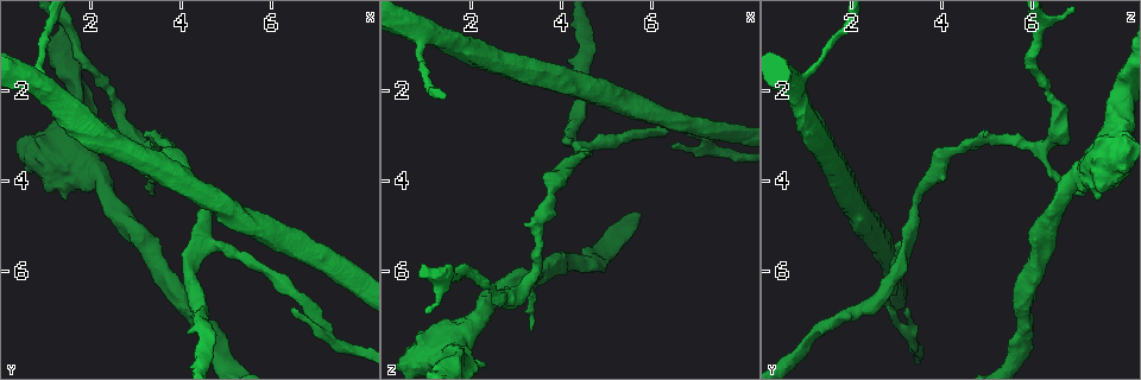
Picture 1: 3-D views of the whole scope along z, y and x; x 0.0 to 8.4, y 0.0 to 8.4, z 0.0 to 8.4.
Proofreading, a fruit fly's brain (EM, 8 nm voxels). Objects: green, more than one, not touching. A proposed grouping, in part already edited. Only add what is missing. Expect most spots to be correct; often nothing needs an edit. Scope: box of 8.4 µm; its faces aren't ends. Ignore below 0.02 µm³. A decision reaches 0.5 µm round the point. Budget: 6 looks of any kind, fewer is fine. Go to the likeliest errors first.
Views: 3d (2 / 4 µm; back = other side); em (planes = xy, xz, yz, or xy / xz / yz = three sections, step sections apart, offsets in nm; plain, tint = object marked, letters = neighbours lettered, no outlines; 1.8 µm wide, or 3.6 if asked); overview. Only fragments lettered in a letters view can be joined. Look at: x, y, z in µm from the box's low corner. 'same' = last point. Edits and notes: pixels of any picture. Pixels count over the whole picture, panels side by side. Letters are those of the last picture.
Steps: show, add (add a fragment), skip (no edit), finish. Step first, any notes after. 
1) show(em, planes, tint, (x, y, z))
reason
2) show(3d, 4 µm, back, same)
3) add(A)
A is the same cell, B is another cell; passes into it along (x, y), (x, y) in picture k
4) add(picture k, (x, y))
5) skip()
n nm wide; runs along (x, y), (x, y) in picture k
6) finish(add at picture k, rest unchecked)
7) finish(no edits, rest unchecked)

show(em, planes, plain, (6.45, 6.80, 3.25))
tapers out

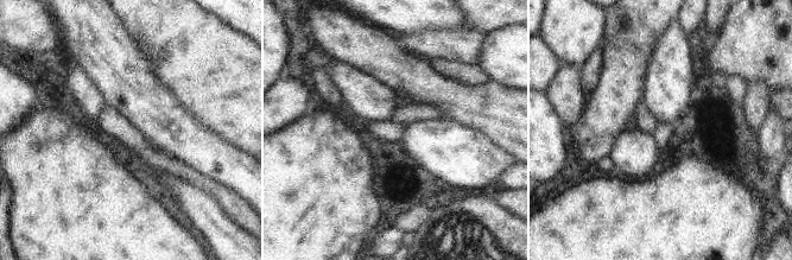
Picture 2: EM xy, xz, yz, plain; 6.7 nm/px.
show(em, planes, letters, same)

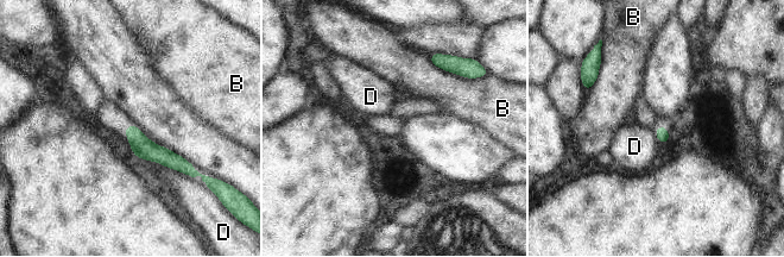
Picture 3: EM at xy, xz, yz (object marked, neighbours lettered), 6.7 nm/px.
skip()
90 nm wide; B and D are other cells; border along (147, 160), (159, 162), (191, 177) in picture 3; none of them fits

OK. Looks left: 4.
show(3d, 4 µm, (0.90, 1.80, 0.95))
thin arm on a thick one

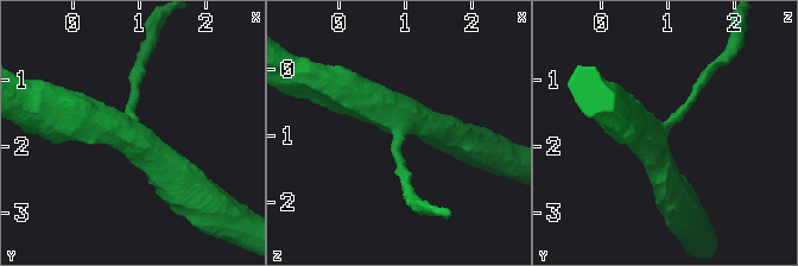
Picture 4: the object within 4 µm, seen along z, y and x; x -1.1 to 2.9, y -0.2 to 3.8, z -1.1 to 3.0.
show(em, 3.6 µm, xz, step 8, plain, (0.90, 1.75, 0.85))
3 arms

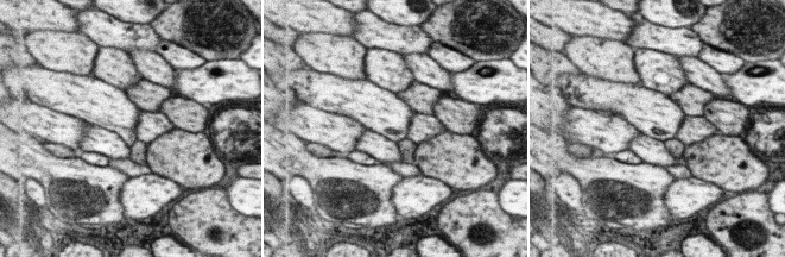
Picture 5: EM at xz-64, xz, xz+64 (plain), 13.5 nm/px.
show(em, 3.6 µm, xz, step 8, letters, same)
what lies round it

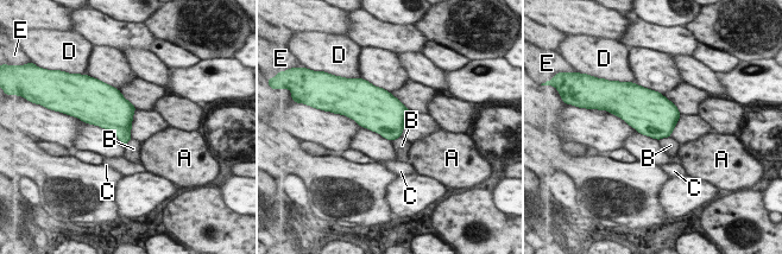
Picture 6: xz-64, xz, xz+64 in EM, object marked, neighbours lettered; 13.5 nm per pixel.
skip()
A, B, C, D and E are other cells; border along (669, 135), (660, 140) in picture 6; none of them fits

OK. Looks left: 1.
show(em, planes, letters, (3.80, 3.40, 4.10))
calibre changes

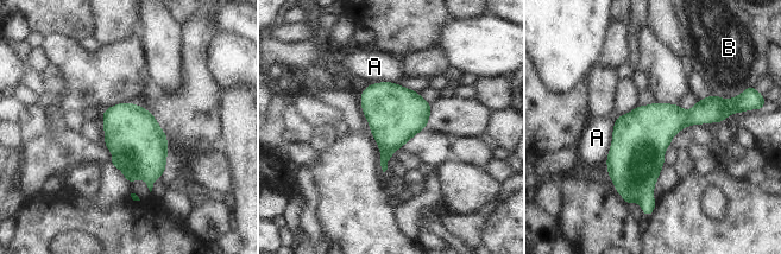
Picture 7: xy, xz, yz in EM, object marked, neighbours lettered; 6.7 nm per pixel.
skip()
380 nm wide; A and B are other cells; border along (615, 122), (610, 151), (605, 158) in picture 7; no lettered fragment goes on from it

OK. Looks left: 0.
finish(no edits, rest unchecked)

